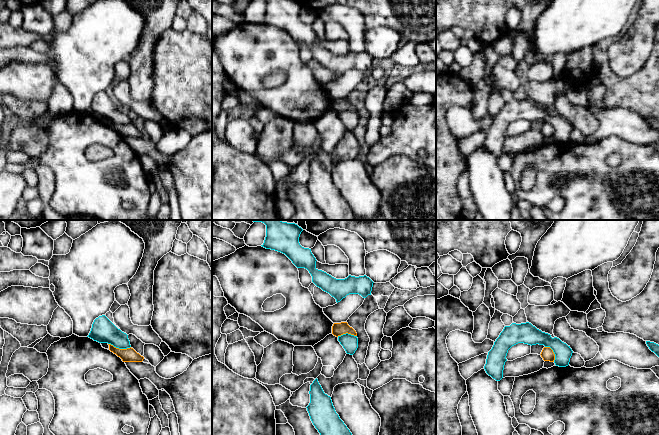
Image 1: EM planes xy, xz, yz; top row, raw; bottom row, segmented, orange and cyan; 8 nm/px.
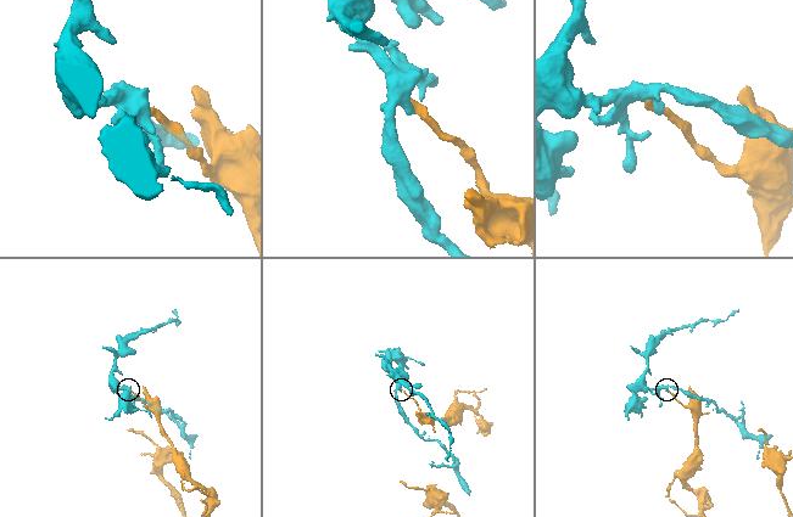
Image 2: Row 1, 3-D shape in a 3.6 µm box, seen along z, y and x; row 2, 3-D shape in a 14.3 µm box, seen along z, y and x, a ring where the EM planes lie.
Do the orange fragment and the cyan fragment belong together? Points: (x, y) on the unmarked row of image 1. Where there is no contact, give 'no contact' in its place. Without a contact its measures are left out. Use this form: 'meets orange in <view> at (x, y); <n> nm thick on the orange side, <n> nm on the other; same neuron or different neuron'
meets orange in xy at (118, 124); 110 nm thick on the orange side, 190 nm on the other; different neuron

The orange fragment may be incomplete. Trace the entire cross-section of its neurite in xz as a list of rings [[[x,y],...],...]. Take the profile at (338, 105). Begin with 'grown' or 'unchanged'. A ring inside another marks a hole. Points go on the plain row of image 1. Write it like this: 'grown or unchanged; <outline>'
unchanged; [[[341,98],[341,99],[334,99],[332,102],[332,110],[336,113],[341,112],[343,110],[351,110],[354,112],[357,112],[356,107],[348,101],[347,98]]]

